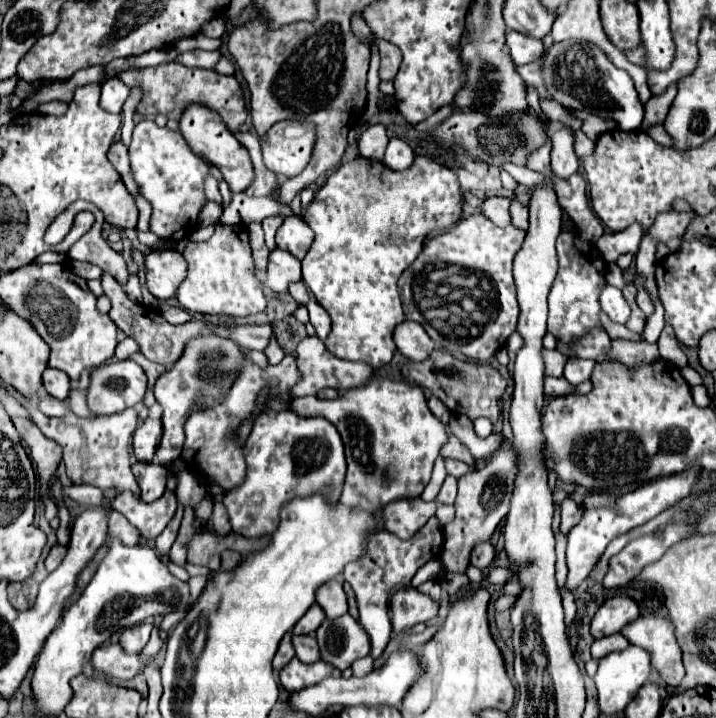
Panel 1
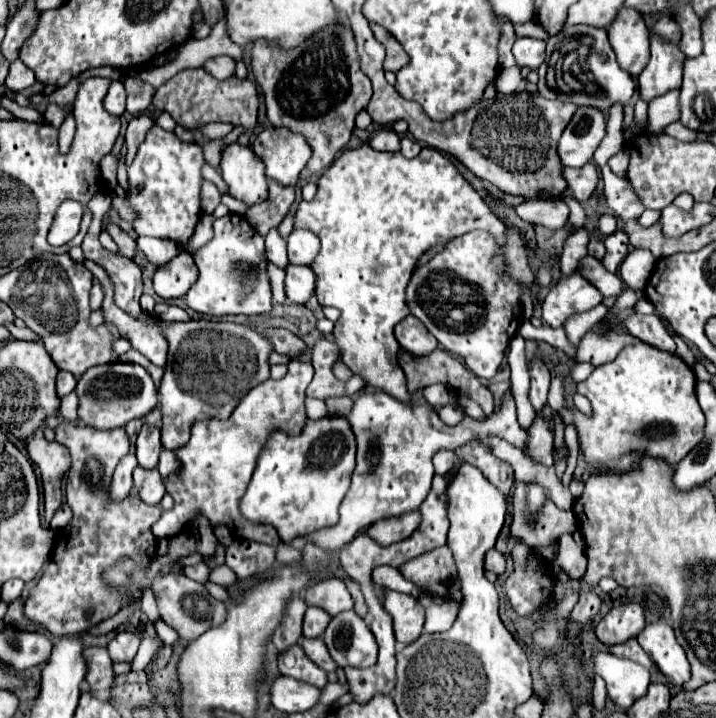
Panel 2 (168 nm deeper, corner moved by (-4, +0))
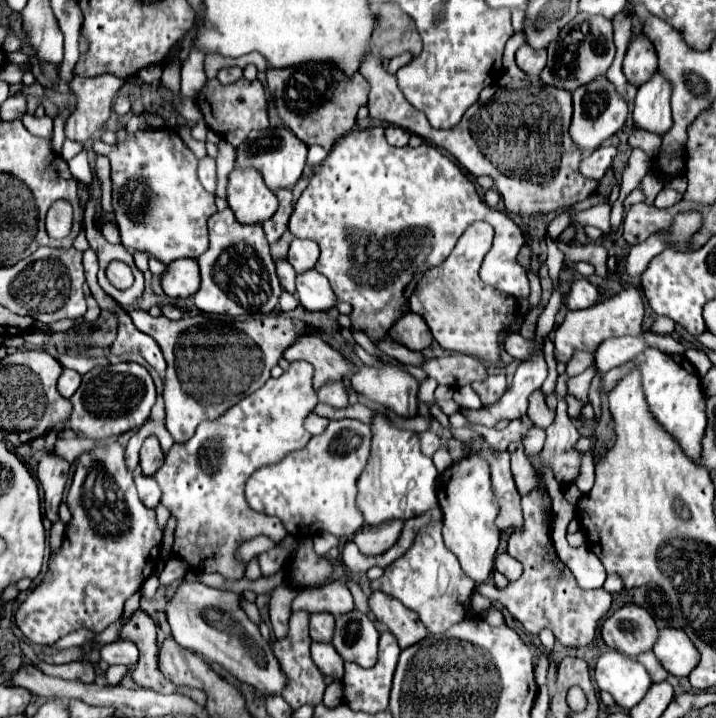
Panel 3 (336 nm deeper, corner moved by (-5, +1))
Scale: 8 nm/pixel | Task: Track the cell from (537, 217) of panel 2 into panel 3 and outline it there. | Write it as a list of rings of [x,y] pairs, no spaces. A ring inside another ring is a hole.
[[[602,203],[602,205],[594,205],[586,211],[570,213],[570,219],[576,225],[594,225],[594,227],[602,229],[604,233],[608,233],[610,231],[610,205]]]

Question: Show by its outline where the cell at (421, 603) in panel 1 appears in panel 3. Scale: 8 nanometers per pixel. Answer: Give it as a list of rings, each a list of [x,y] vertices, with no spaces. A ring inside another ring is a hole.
[[[382,591],[372,593],[370,611],[374,611],[376,619],[394,633],[400,649],[406,649],[406,647],[418,643],[428,633],[426,625],[418,617],[418,613],[404,607],[398,599],[394,599],[392,595],[386,595]]]

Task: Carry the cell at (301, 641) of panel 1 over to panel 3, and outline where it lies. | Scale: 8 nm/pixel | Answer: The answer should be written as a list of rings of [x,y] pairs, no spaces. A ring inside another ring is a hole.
[[[312,643],[312,659],[316,663],[316,667],[324,673],[334,677],[336,681],[342,679],[344,675],[344,661],[342,657],[338,657],[336,649],[330,643]]]

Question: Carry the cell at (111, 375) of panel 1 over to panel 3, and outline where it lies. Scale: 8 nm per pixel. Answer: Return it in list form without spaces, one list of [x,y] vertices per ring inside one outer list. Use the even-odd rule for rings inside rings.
[[[116,363],[108,367],[94,367],[82,377],[82,385],[70,397],[72,415],[70,427],[90,439],[118,437],[130,429],[144,425],[150,409],[156,403],[156,389],[150,373],[138,363]]]

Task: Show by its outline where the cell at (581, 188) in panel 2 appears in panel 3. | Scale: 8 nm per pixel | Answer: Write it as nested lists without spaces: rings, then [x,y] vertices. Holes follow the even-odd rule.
[[[600,147],[594,153],[590,153],[588,157],[582,159],[580,163],[580,173],[588,179],[600,181],[606,173],[606,169],[612,165],[616,157],[616,147]]]

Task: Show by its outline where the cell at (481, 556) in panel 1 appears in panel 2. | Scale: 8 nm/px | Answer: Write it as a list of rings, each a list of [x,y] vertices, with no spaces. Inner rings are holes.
[[[489,550],[485,556],[485,570],[495,572],[497,576],[505,572],[505,554],[497,552],[497,550]]]

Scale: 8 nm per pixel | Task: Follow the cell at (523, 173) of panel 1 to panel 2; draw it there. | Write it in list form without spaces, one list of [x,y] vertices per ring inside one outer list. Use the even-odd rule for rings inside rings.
[[[566,191],[561,193],[560,198],[568,205],[570,214],[568,221],[575,227],[583,227],[586,222],[586,214],[581,204],[572,196],[566,194]]]

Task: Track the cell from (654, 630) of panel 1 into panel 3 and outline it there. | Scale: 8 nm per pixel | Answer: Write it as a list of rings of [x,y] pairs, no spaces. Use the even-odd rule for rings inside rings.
[[[660,629],[652,651],[662,667],[676,677],[688,677],[690,671],[698,665],[698,651],[680,629]]]

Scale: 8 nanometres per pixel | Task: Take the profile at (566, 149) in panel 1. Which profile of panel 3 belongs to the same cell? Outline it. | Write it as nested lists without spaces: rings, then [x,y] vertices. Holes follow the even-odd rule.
[[[604,77],[594,81],[594,85],[586,85],[582,89],[576,89],[572,93],[572,97],[574,97],[574,115],[572,115],[572,123],[570,123],[572,143],[582,153],[592,153],[602,145],[602,141],[606,141],[608,137],[616,135],[622,129],[626,115],[628,115],[628,105],[624,99],[620,99],[616,95],[614,85]]]

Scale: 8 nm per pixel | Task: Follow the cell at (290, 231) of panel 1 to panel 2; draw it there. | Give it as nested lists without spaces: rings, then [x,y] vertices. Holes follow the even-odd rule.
[[[293,230],[287,238],[287,250],[289,250],[289,262],[291,264],[311,264],[313,258],[319,254],[319,238],[313,236],[309,230]]]

